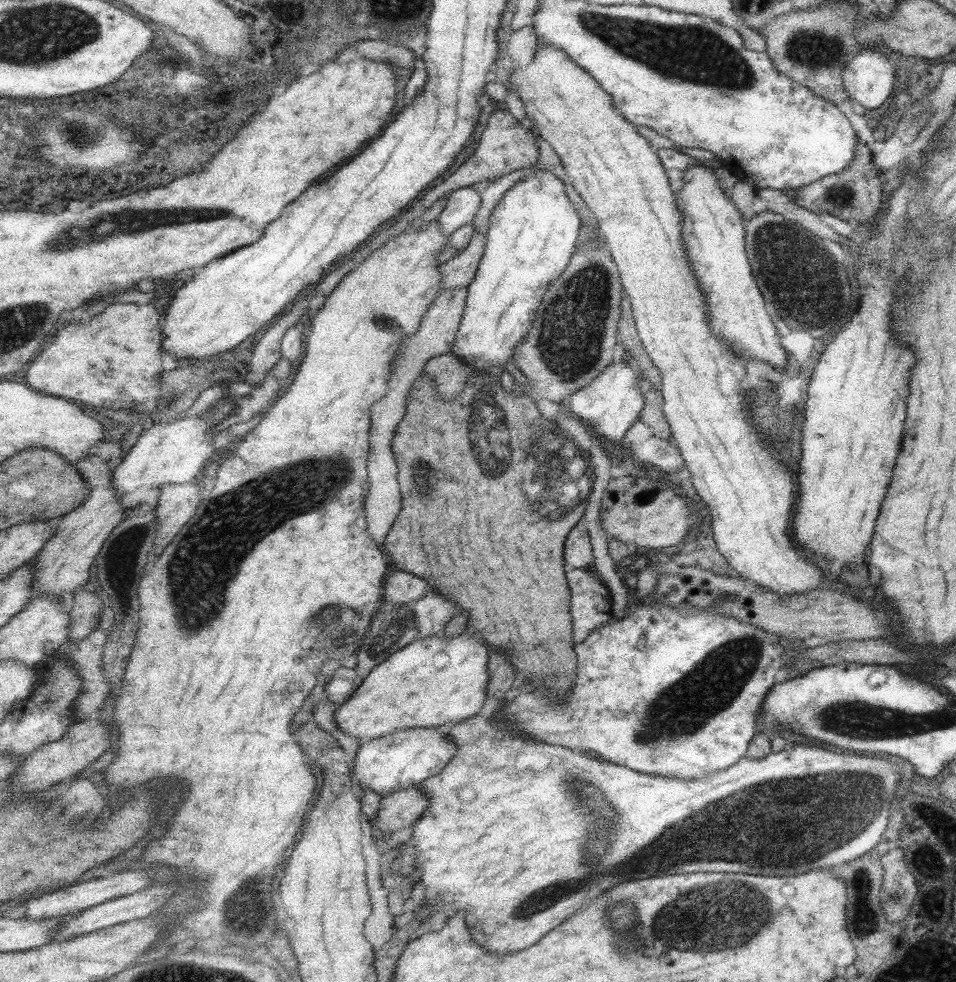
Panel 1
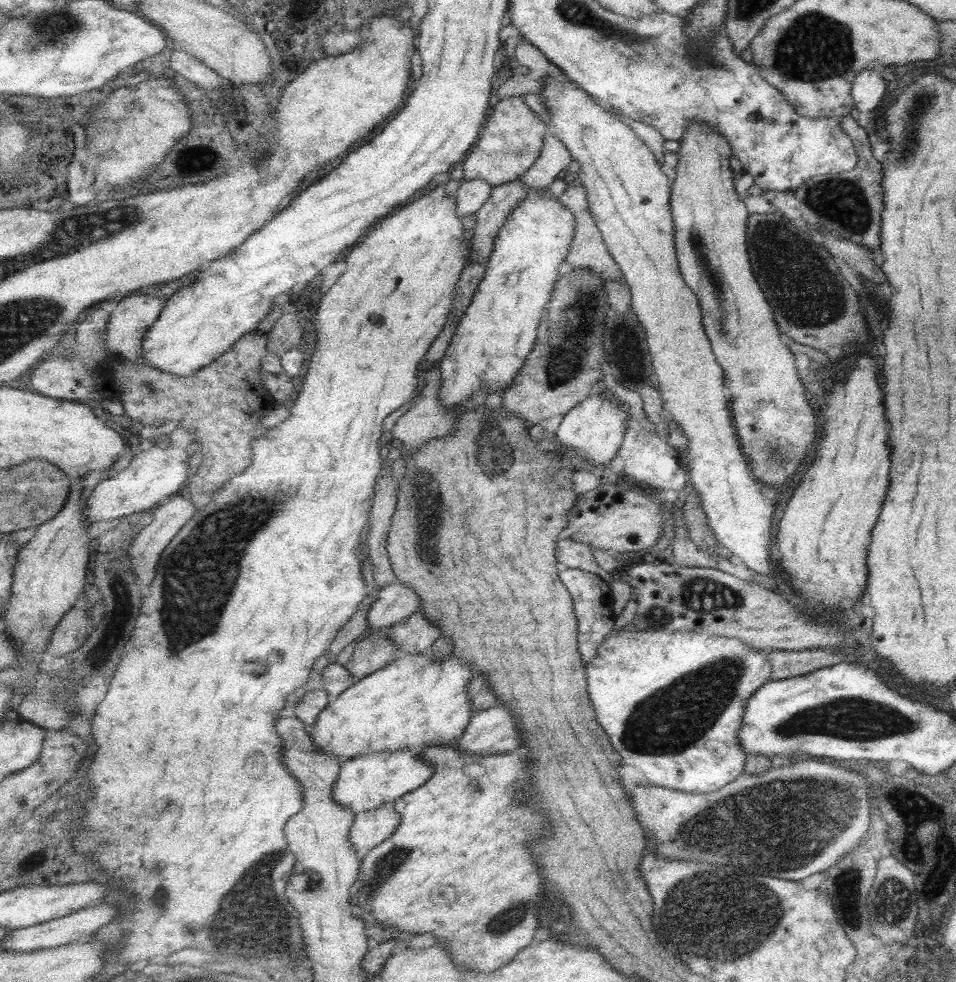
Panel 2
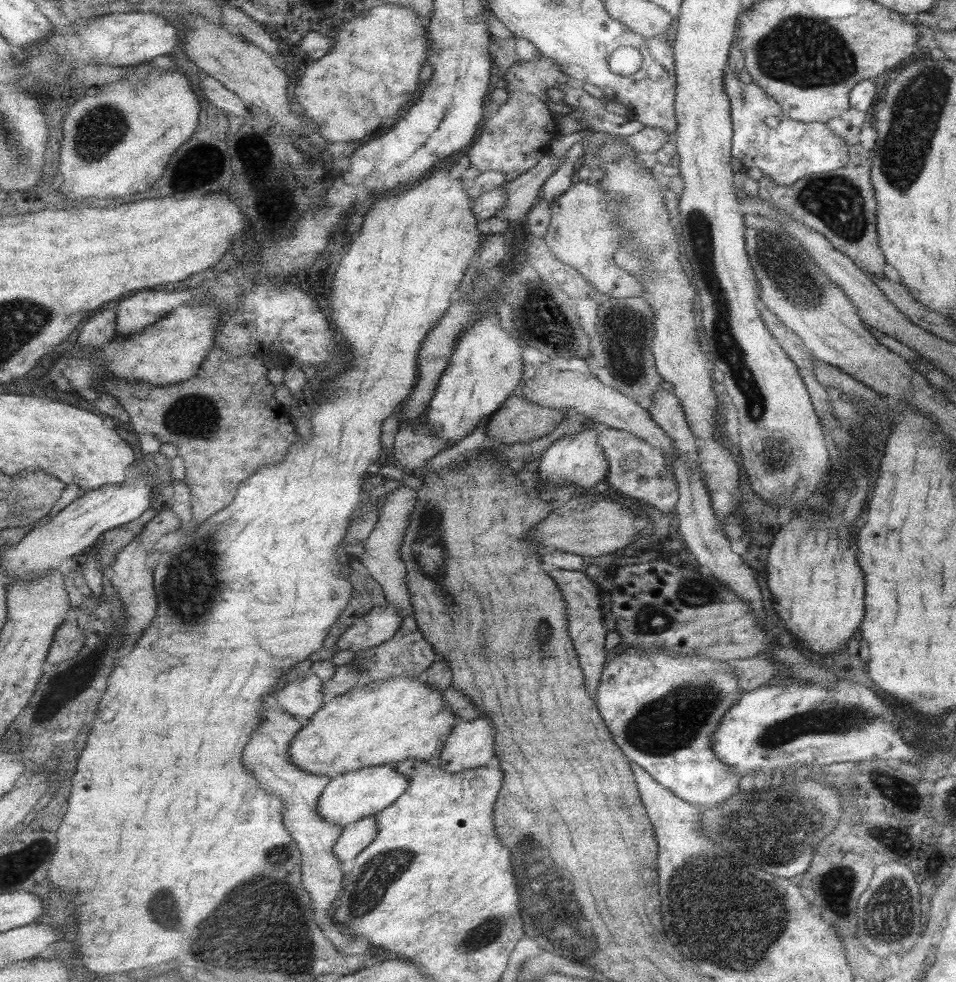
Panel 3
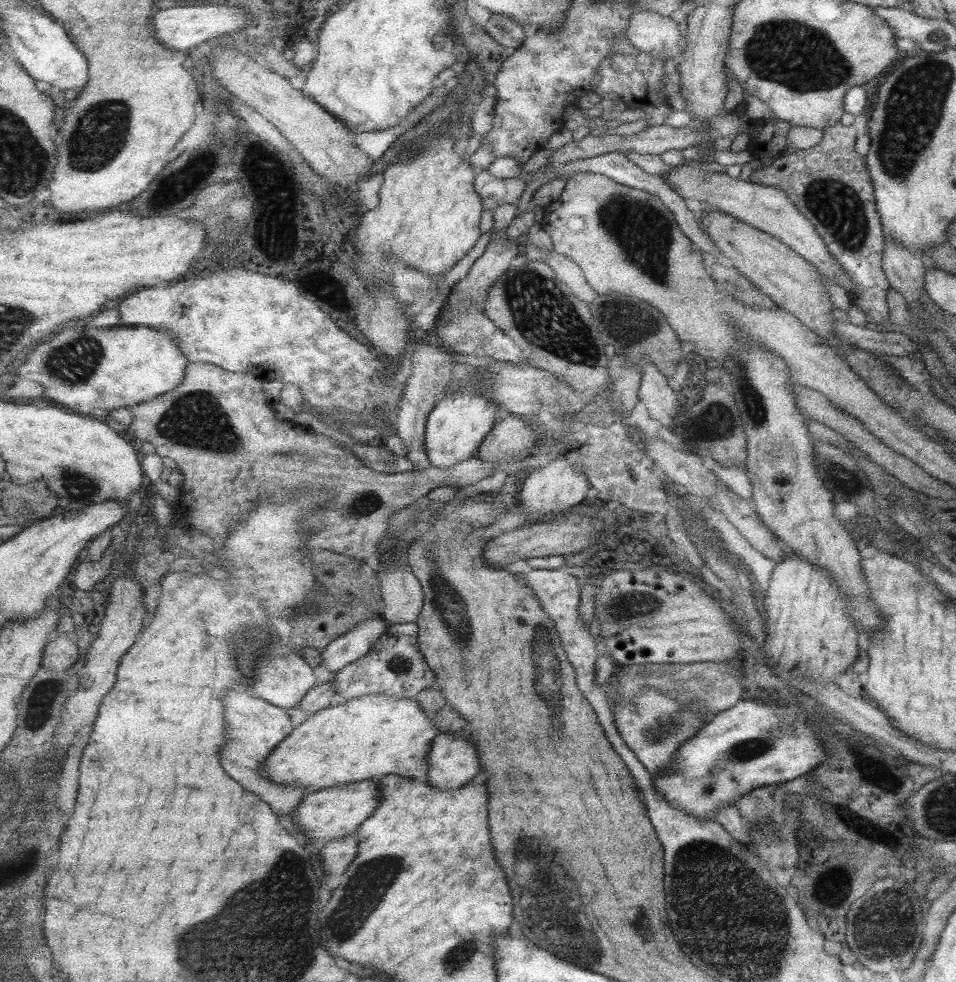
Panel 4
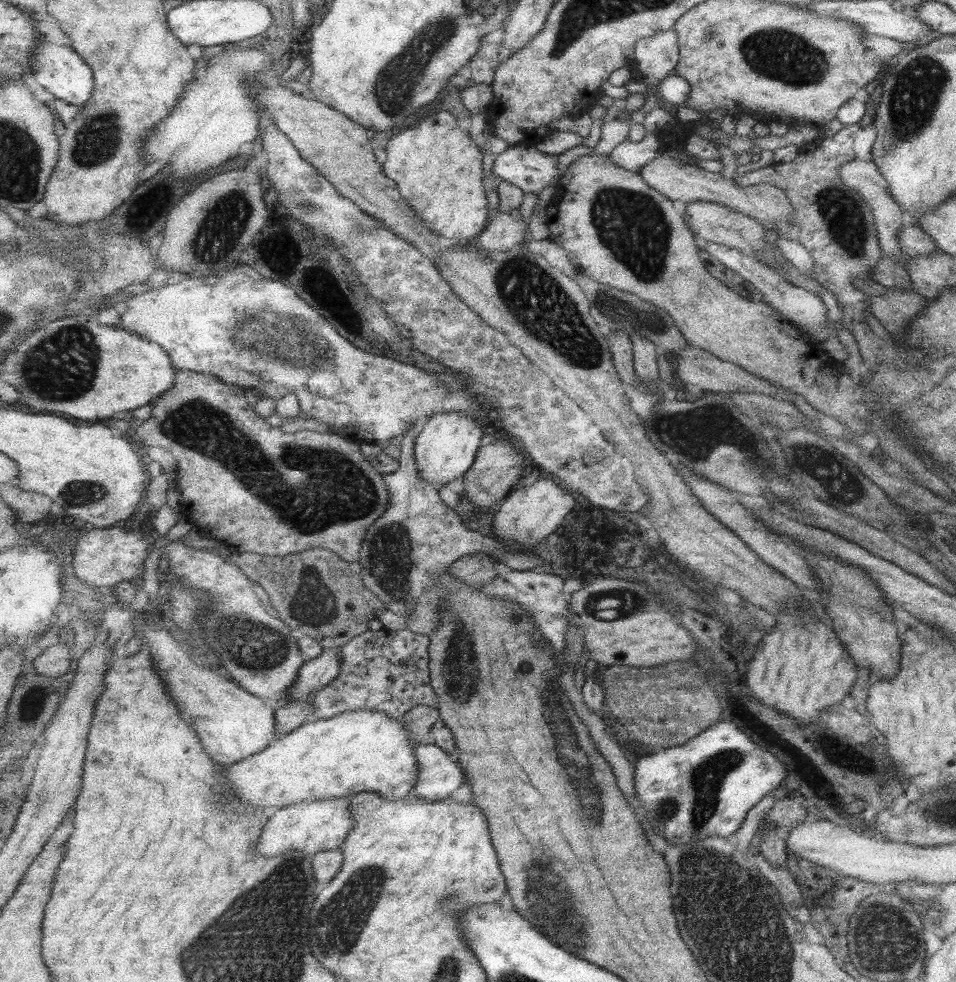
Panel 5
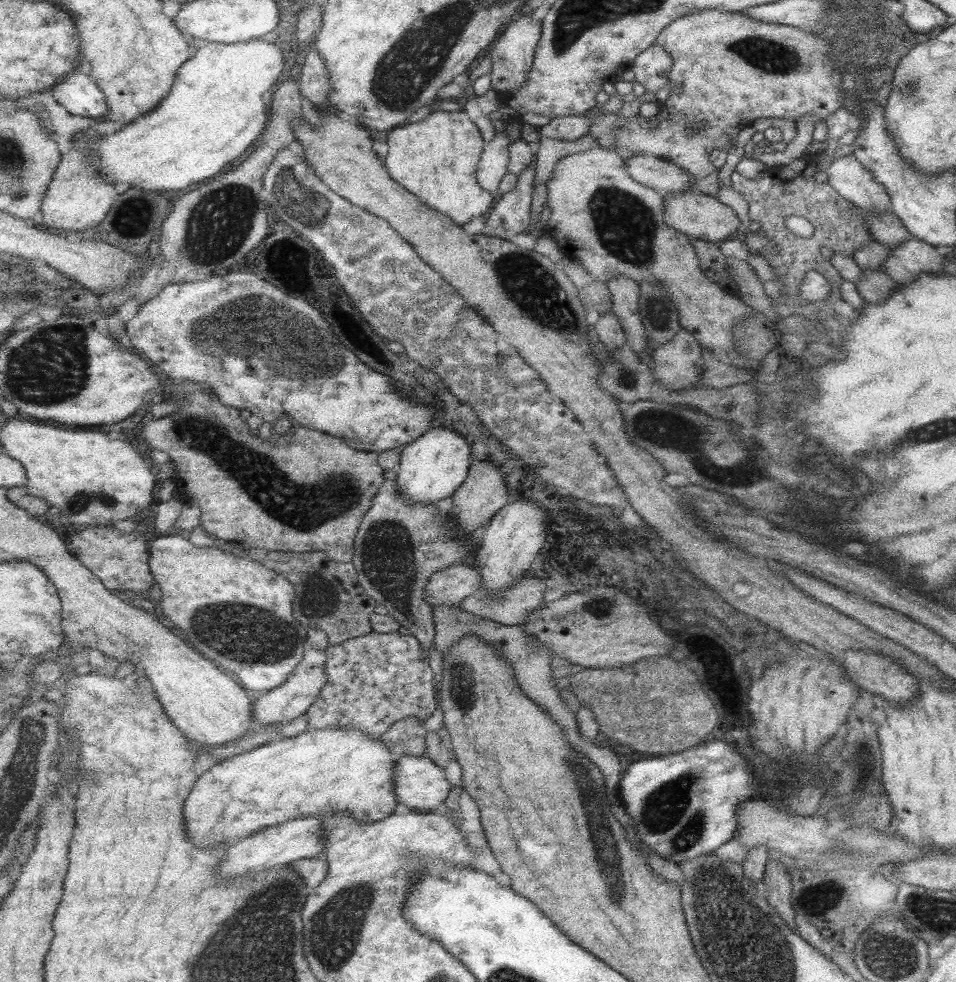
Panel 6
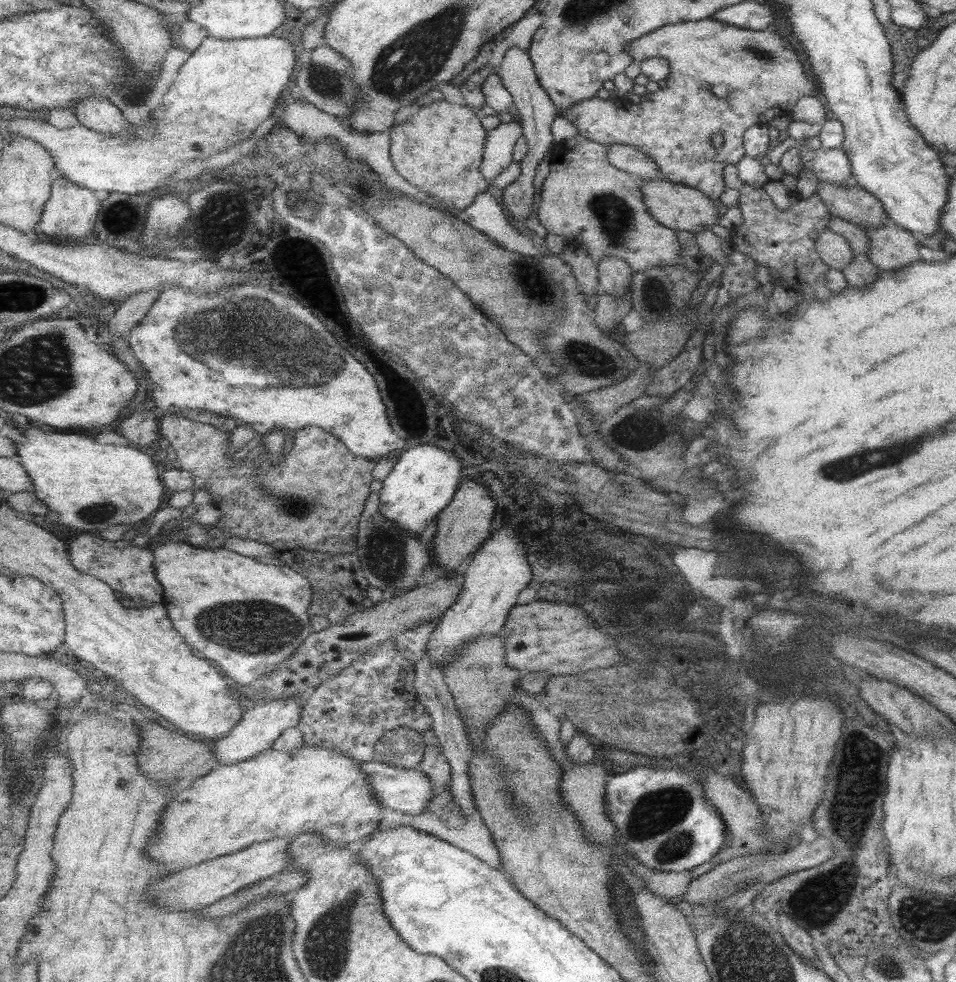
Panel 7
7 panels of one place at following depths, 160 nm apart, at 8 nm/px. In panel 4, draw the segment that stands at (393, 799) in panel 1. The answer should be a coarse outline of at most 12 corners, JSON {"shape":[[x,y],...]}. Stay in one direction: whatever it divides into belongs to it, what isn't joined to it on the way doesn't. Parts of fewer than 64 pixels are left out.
{"shape":[[357,834],[325,843],[321,871],[343,876],[359,854]]}

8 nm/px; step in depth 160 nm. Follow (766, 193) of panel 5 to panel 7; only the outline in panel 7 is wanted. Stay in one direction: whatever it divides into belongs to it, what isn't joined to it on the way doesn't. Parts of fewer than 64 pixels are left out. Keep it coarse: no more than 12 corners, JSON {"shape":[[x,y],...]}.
{"shape":[[633,145],[607,147],[610,163],[644,181],[664,178],[655,160]]}

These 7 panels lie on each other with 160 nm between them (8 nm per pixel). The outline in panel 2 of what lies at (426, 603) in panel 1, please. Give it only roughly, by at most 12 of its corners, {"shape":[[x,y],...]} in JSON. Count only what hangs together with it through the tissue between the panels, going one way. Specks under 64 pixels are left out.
{"shape":[[421,608],[387,630],[399,650],[429,652],[441,629]]}

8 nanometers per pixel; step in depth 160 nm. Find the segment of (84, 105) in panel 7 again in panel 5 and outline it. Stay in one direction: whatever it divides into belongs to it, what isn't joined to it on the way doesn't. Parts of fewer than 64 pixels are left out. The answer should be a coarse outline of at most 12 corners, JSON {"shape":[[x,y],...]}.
{"shape":[[41,36],[33,74],[75,106],[94,95],[90,64]]}

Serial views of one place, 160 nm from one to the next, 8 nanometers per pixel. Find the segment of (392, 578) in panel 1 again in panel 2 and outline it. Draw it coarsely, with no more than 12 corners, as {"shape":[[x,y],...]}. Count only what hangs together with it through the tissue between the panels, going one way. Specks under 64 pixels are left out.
{"shape":[[402,581],[380,589],[367,614],[368,630],[386,632],[421,608]]}

